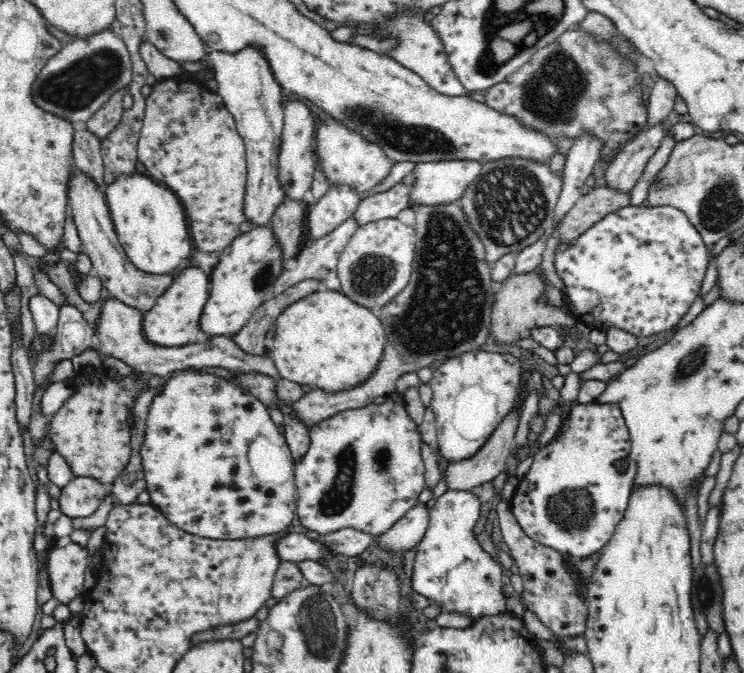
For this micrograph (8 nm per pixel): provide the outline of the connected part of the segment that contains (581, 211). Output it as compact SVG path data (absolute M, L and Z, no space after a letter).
M606 185L603 188L592 188L588 194L576 201L559 224L561 244L574 242L582 232L592 228L604 216L628 206L630 193L618 193Z

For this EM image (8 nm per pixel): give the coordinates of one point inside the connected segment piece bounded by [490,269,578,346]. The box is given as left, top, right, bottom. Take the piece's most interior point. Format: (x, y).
(519, 307)

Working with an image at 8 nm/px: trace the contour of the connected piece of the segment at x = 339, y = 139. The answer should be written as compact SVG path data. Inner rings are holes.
M326 116L320 120L316 128L316 150L319 156L319 166L326 175L328 183L332 185L345 185L352 187L356 193L372 191L393 167L392 159L384 153L384 149L372 141L368 141L364 135L347 128L332 116Z

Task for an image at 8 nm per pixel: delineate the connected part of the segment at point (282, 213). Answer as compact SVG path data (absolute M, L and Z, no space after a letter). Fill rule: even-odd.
M286 197L276 208L270 220L271 229L279 242L284 265L299 253L298 244L304 232L304 218L307 216L309 200L294 200Z

